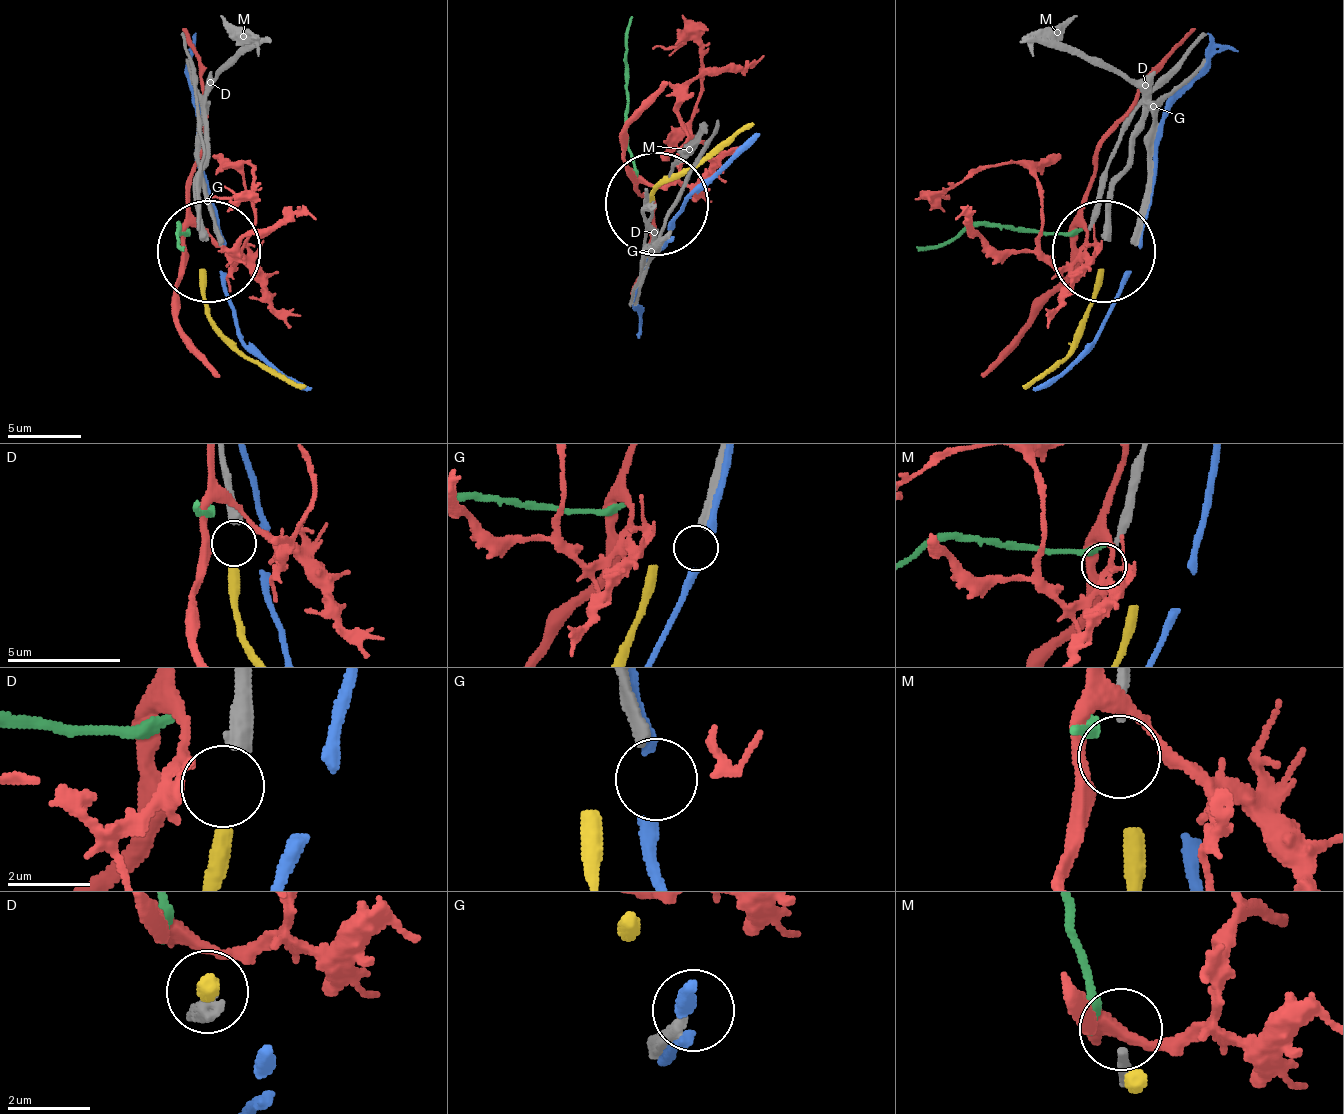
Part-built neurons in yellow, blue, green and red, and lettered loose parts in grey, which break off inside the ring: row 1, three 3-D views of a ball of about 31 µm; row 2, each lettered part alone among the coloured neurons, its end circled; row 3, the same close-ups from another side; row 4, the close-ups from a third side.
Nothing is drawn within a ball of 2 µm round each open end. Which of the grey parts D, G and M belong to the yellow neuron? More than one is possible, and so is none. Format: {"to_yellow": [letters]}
{"to_yellow": ["D"]}

